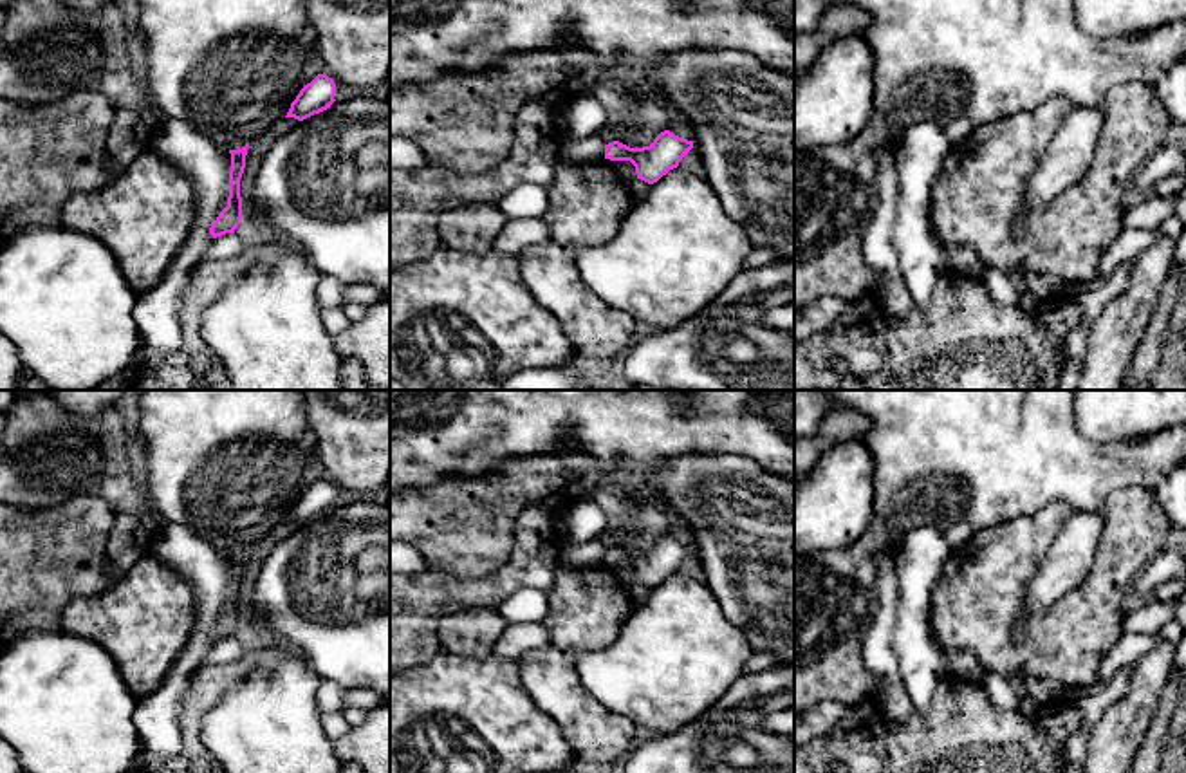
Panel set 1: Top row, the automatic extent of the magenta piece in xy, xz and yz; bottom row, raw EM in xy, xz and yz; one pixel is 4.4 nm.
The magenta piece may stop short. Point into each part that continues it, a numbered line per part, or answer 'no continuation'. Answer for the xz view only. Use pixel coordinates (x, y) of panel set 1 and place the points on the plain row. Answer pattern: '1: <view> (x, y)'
no continuation

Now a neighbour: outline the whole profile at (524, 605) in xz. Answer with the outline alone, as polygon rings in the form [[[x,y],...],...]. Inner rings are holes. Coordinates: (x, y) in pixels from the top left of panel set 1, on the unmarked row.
[[[520,587],[496,610],[507,625],[543,621],[549,614],[549,592],[534,587]]]

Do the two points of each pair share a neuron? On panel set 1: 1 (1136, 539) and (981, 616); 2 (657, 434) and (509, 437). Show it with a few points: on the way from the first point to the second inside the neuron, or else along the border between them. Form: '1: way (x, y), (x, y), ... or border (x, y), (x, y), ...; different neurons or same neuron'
1: way (1107, 580), (1038, 649), (1022, 649); same neuron
2: way (621, 416), (546, 416); same neuron

